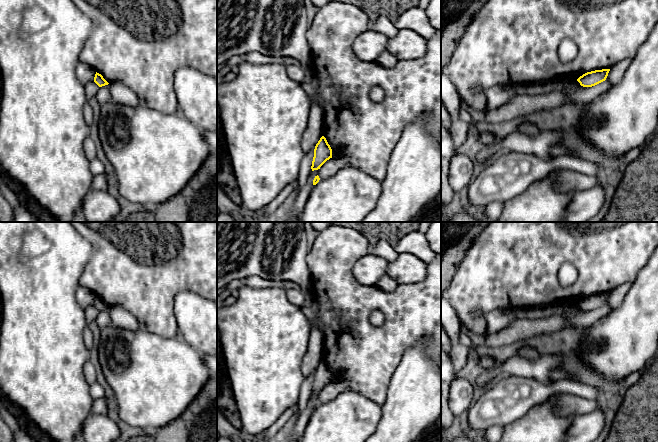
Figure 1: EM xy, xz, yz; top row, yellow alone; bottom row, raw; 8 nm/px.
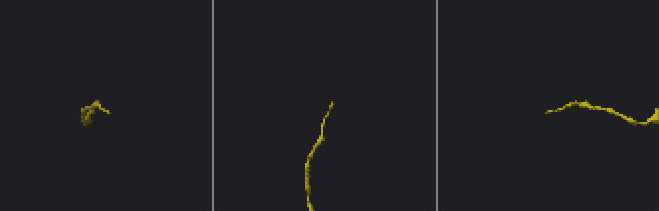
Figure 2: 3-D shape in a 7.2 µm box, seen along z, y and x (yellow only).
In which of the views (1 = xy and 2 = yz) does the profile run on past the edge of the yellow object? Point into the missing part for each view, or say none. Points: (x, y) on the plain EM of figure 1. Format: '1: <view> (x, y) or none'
1: none
2: none

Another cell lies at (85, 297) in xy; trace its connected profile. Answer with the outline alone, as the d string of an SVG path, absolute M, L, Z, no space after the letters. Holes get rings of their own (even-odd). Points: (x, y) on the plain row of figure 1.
M79 287L76 292L77 302L83 309L89 305L94 305L95 298L96 295L84 287Z

